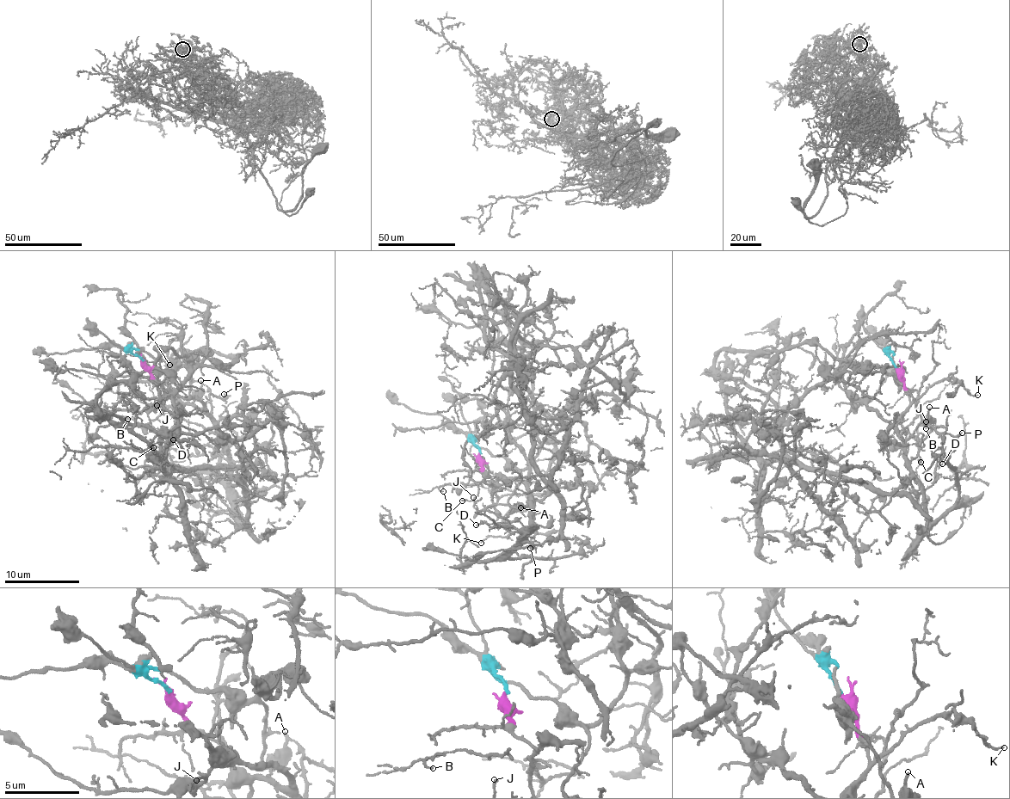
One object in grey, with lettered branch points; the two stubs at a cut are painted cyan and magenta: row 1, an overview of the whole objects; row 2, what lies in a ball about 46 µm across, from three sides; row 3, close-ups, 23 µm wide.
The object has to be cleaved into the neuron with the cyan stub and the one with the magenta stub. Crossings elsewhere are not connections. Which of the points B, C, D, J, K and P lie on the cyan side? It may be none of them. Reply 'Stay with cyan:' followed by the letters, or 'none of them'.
Stay with cyan: none of them

